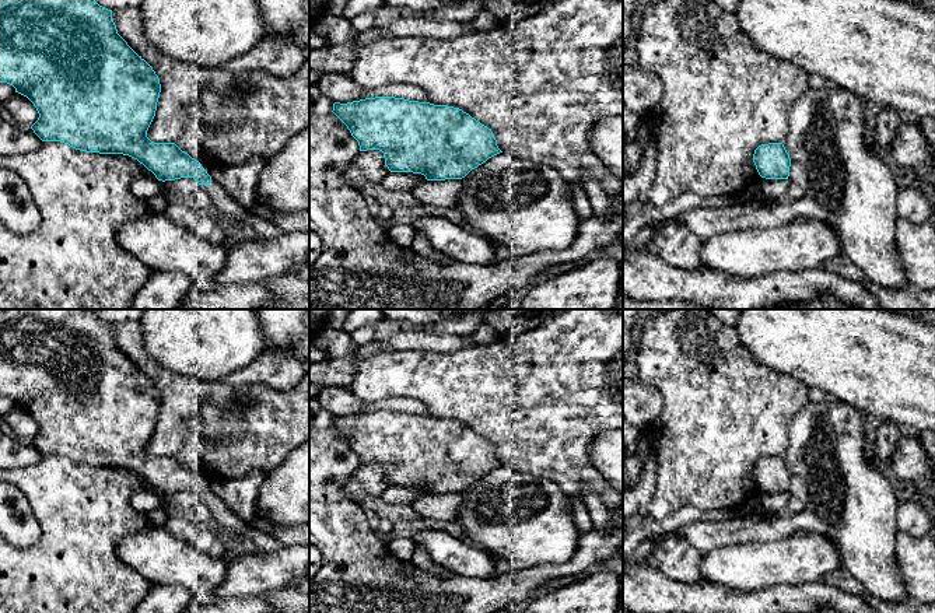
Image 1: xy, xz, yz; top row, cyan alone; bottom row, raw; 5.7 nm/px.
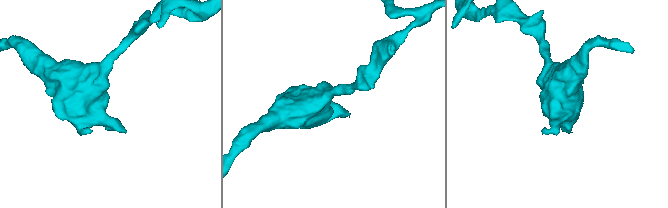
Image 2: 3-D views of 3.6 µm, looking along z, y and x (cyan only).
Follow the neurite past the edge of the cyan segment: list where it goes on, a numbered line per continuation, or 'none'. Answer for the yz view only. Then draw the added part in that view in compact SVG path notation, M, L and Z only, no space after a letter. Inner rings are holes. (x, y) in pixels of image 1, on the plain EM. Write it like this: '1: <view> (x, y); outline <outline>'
none

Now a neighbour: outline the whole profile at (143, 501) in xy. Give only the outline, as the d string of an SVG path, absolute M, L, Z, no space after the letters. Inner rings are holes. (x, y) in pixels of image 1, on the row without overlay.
M150 490L136 491L130 497L130 505L140 514L147 514L155 508L161 507L161 500L157 494Z

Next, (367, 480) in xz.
M379 463L360 465L344 481L343 494L360 504L365 497L381 497L391 484Z

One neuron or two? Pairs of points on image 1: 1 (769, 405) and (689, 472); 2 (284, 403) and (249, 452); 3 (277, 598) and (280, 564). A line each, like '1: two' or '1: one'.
1: one
2: one
3: two

